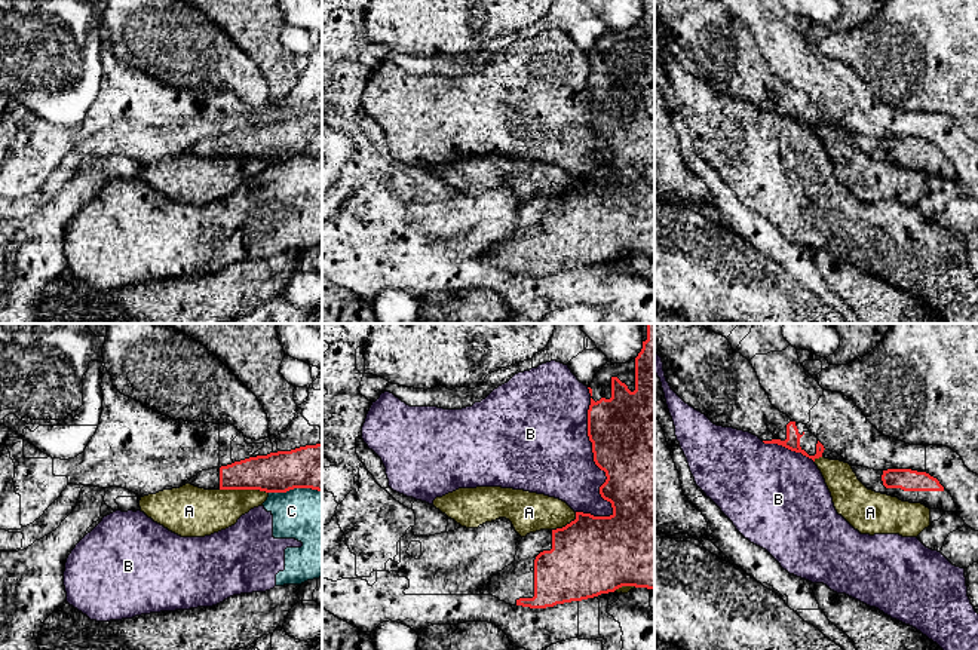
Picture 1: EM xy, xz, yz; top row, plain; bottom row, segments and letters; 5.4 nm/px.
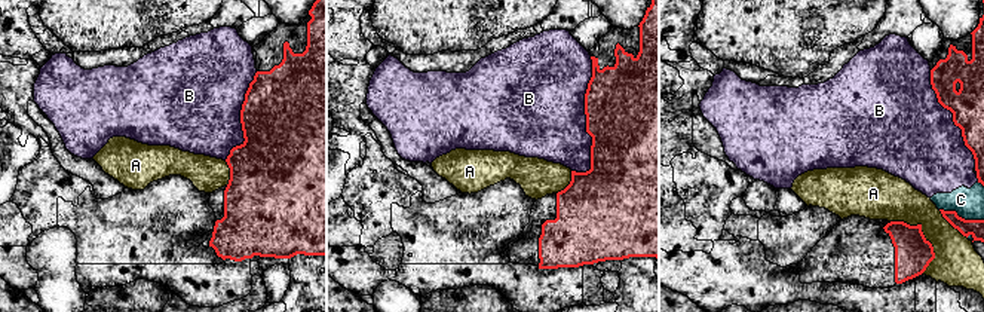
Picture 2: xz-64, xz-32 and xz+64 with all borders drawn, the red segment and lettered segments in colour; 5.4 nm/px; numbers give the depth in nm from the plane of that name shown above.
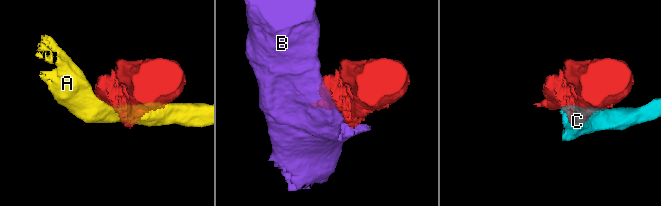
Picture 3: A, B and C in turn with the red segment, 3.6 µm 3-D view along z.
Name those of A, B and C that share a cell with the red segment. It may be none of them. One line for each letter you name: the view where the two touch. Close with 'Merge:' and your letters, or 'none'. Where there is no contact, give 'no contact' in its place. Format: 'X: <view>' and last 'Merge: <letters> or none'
Merge: none

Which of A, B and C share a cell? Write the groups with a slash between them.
A / B C

